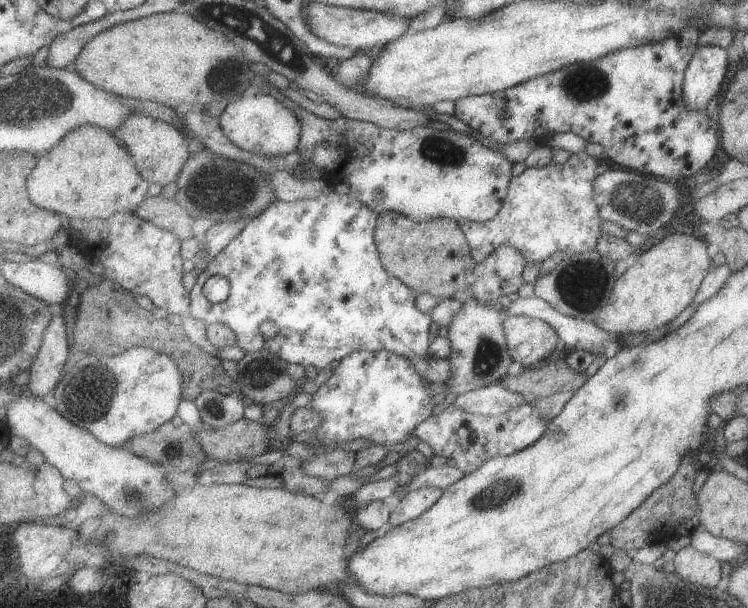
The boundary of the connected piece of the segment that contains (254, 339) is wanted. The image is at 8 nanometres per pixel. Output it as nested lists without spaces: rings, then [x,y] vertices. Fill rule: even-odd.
[[[332,192],[330,194],[322,194],[318,198],[307,198],[306,200],[297,200],[292,202],[279,201],[275,202],[269,207],[269,210],[263,212],[254,219],[251,219],[245,230],[233,238],[231,244],[211,262],[207,270],[199,274],[198,279],[191,289],[193,292],[193,316],[205,320],[209,325],[211,323],[221,323],[227,324],[229,328],[232,328],[237,335],[238,346],[245,350],[246,353],[253,351],[269,350],[273,352],[274,355],[279,356],[282,362],[295,363],[300,365],[314,366],[317,369],[327,368],[330,366],[333,360],[343,360],[346,356],[353,354],[355,351],[380,351],[380,350],[390,350],[391,352],[396,352],[399,356],[405,356],[409,360],[413,360],[413,366],[419,370],[421,376],[429,382],[443,382],[447,383],[451,380],[453,376],[453,369],[451,368],[450,359],[434,360],[431,356],[431,345],[429,344],[429,330],[433,326],[432,313],[425,314],[417,308],[417,295],[416,289],[411,288],[409,285],[405,284],[399,277],[393,275],[388,269],[384,267],[384,261],[380,255],[380,248],[376,243],[376,229],[380,223],[380,216],[369,206],[368,204],[363,204],[360,197],[355,196],[348,192],[346,194],[341,194],[337,192]],[[213,276],[223,276],[231,282],[231,296],[224,300],[223,302],[209,302],[209,298],[205,296],[203,292],[203,286],[207,284],[209,278]],[[267,320],[273,320],[277,326],[279,326],[279,334],[269,340],[261,334],[261,324],[267,322]]]

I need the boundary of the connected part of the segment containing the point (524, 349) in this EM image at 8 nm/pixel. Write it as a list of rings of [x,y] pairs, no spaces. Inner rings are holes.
[[[507,316],[504,332],[512,358],[528,368],[543,358],[552,358],[562,345],[556,330],[547,322],[534,317]]]

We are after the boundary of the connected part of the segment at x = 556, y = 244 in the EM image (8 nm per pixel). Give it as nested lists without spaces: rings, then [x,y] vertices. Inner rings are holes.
[[[587,152],[573,153],[572,158],[565,164],[559,165],[558,163],[552,163],[550,166],[544,168],[527,167],[525,170],[514,176],[513,182],[510,184],[510,192],[507,196],[507,201],[505,202],[504,208],[488,222],[472,222],[462,219],[459,224],[460,228],[464,230],[465,235],[468,237],[468,242],[470,243],[472,249],[473,259],[479,264],[487,261],[489,256],[492,256],[500,247],[511,246],[514,247],[526,260],[527,265],[533,265],[536,262],[542,262],[549,258],[555,252],[565,253],[566,256],[577,255],[583,252],[594,251],[597,240],[602,236],[601,228],[602,219],[599,216],[599,210],[597,209],[595,202],[595,194],[593,193],[592,185],[595,183],[597,174],[600,172],[603,166],[603,162],[600,159],[592,158],[587,154]]]

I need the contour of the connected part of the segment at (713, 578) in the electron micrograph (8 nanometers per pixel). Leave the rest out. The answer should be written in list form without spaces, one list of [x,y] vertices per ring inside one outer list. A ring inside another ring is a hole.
[[[690,545],[676,552],[670,568],[683,580],[706,590],[717,587],[721,578],[720,562]]]

